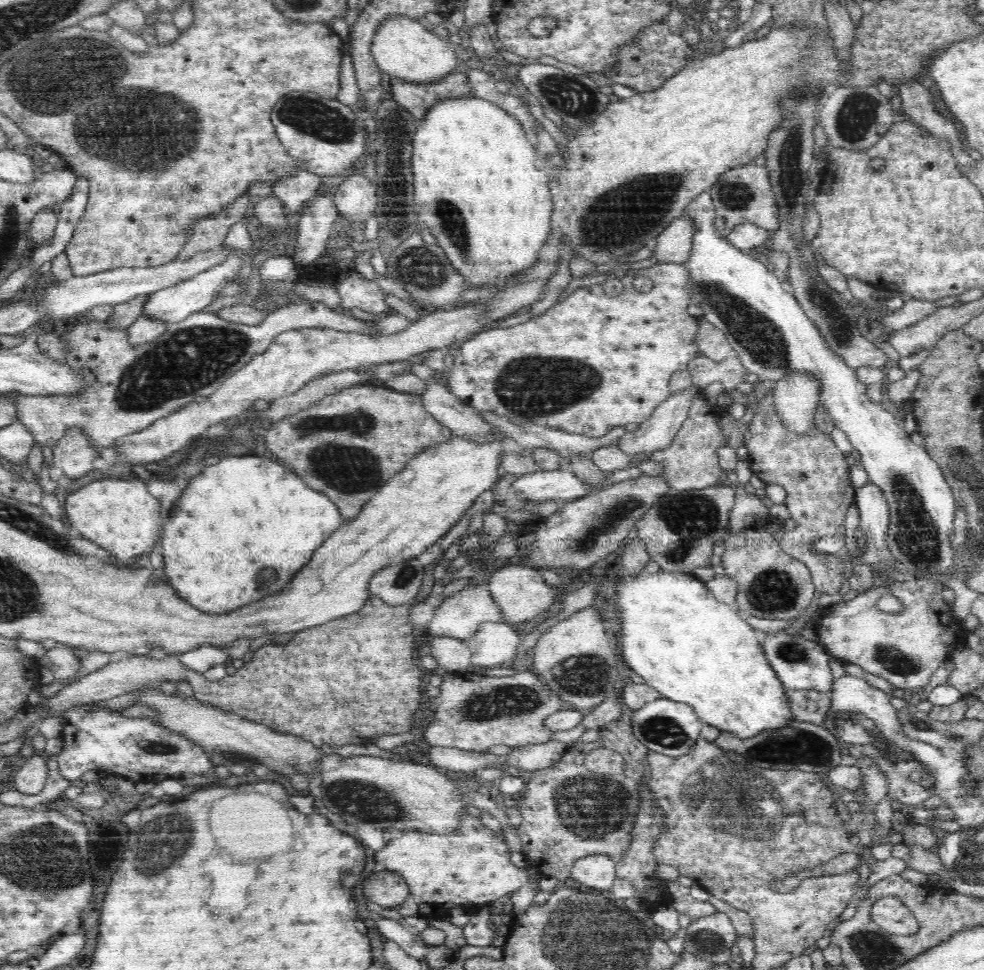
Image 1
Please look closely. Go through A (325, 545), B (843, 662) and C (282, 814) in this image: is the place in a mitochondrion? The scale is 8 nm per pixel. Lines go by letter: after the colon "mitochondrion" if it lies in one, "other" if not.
A: other
B: other
C: other

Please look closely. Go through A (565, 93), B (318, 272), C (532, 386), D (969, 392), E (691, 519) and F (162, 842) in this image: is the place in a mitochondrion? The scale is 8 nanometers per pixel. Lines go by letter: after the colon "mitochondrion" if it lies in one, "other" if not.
A: mitochondrion
B: other
C: mitochondrion
D: other
E: mitochondrion
F: mitochondrion

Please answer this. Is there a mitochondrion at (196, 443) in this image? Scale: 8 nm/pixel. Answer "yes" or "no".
no

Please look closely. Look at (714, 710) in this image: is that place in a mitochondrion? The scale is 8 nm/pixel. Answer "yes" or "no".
no

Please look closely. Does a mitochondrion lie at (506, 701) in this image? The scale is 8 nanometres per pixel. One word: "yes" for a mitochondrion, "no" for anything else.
yes

